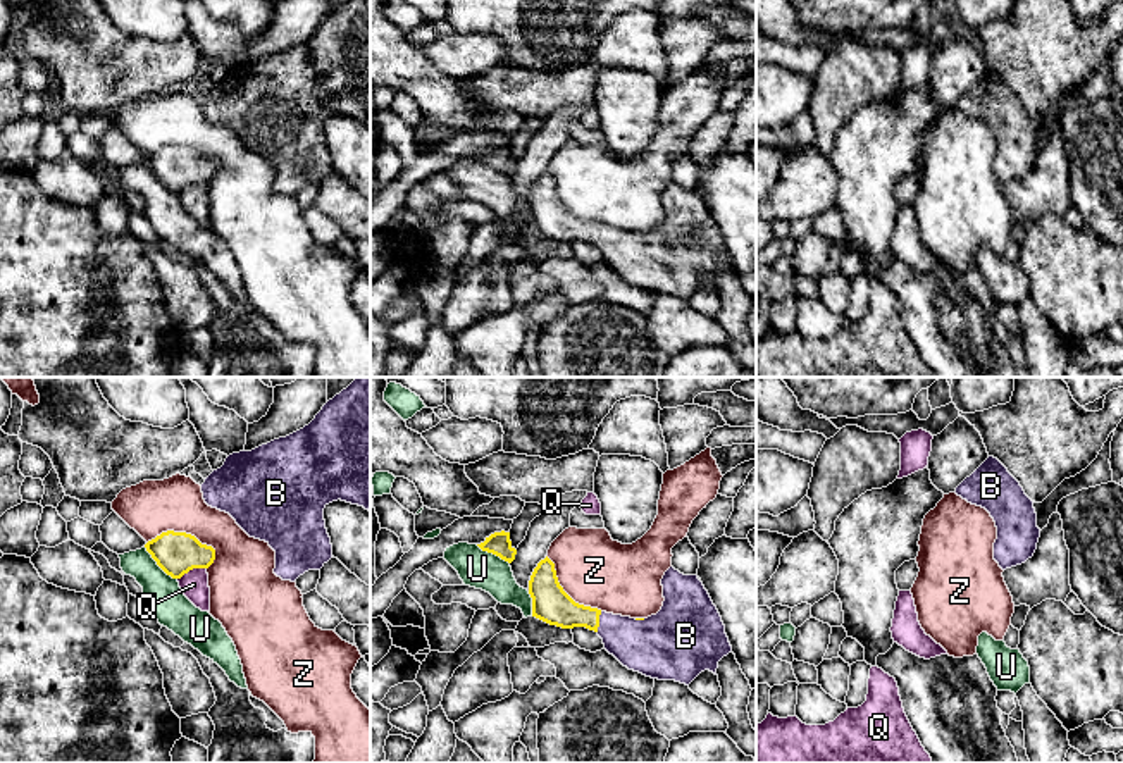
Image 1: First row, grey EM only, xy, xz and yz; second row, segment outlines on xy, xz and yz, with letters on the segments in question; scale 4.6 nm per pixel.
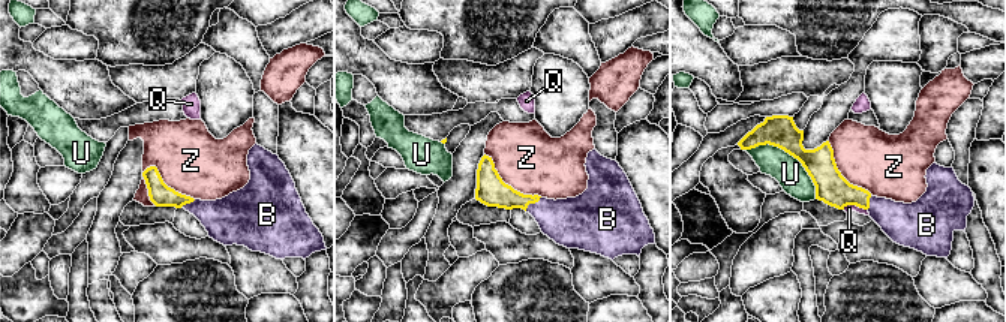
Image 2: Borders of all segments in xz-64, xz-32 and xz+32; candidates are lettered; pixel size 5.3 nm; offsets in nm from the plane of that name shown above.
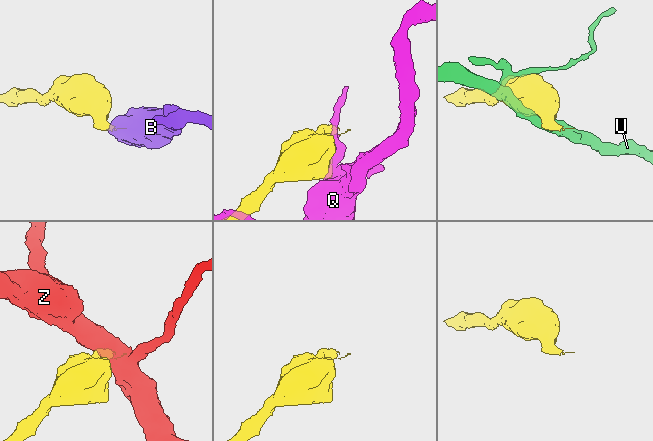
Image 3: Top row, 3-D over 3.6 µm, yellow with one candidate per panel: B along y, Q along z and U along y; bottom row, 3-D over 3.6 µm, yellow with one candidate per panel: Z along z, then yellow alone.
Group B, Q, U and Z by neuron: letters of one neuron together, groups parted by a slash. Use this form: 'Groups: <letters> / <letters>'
Groups: B / Q / U / Z

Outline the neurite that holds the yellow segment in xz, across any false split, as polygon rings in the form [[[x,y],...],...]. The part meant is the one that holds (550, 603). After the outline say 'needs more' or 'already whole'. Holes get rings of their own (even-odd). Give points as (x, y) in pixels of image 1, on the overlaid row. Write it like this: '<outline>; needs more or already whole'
[[[546,556],[529,580],[532,617],[562,629],[586,627],[594,630],[629,670],[658,680],[675,680],[689,685],[701,672],[717,675],[718,661],[732,651],[722,617],[698,575],[684,575],[670,567],[663,579],[663,606],[648,618],[630,618],[575,603],[560,586],[555,563]]]; needs more

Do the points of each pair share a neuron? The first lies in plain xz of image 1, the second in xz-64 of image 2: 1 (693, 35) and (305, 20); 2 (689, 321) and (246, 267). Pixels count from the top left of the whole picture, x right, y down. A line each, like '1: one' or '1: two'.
1: one
2: one

